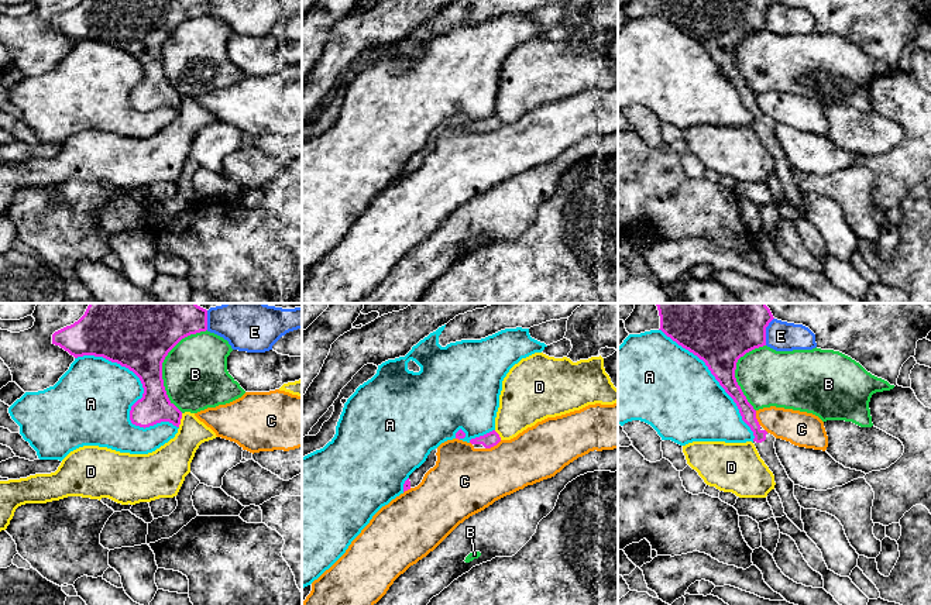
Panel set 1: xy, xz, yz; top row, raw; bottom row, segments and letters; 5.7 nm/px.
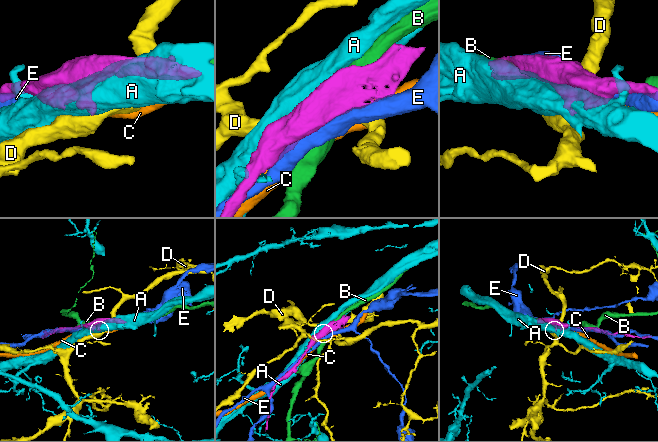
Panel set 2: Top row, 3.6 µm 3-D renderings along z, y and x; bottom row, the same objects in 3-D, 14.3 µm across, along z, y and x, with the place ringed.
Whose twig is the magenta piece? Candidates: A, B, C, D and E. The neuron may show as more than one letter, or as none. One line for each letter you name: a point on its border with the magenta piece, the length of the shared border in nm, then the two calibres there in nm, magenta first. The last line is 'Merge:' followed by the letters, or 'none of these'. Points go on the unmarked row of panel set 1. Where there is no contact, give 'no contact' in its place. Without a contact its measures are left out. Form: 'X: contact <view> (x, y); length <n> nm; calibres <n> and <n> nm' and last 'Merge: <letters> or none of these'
Merge: none of these

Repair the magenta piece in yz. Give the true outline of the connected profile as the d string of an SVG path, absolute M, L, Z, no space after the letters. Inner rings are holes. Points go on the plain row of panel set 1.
M660 0L660 13L667 21L705 47L711 58L736 87L742 104L753 116L753 128L774 159L787 202L804 216L801 190L794 181L794 166L781 149L774 126L756 103L735 62L736 47L746 37L766 30L766 11L773 0Z

